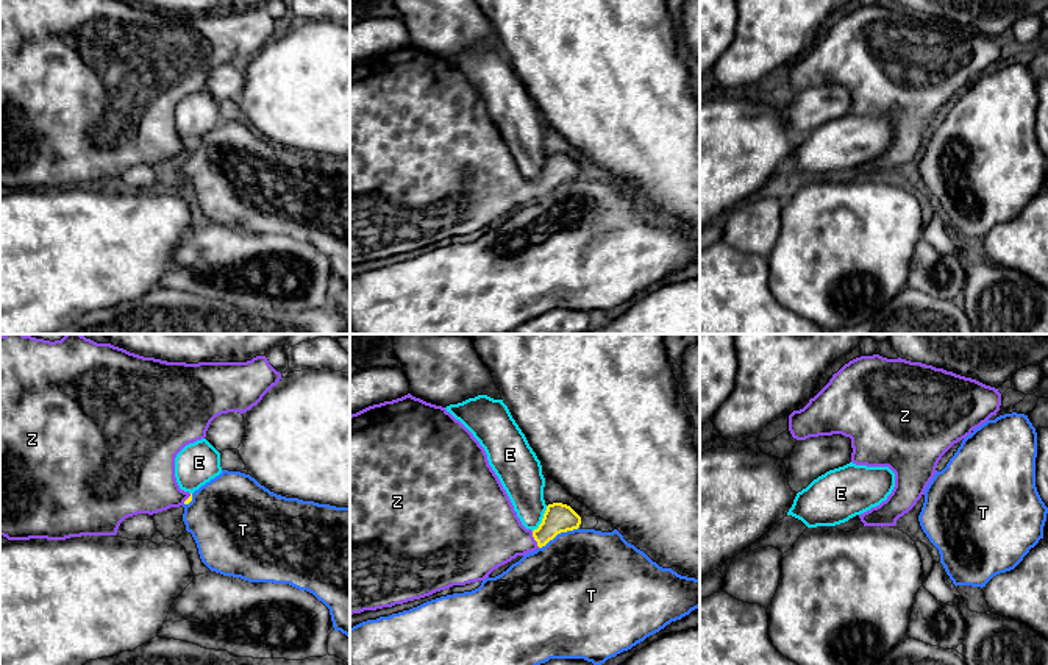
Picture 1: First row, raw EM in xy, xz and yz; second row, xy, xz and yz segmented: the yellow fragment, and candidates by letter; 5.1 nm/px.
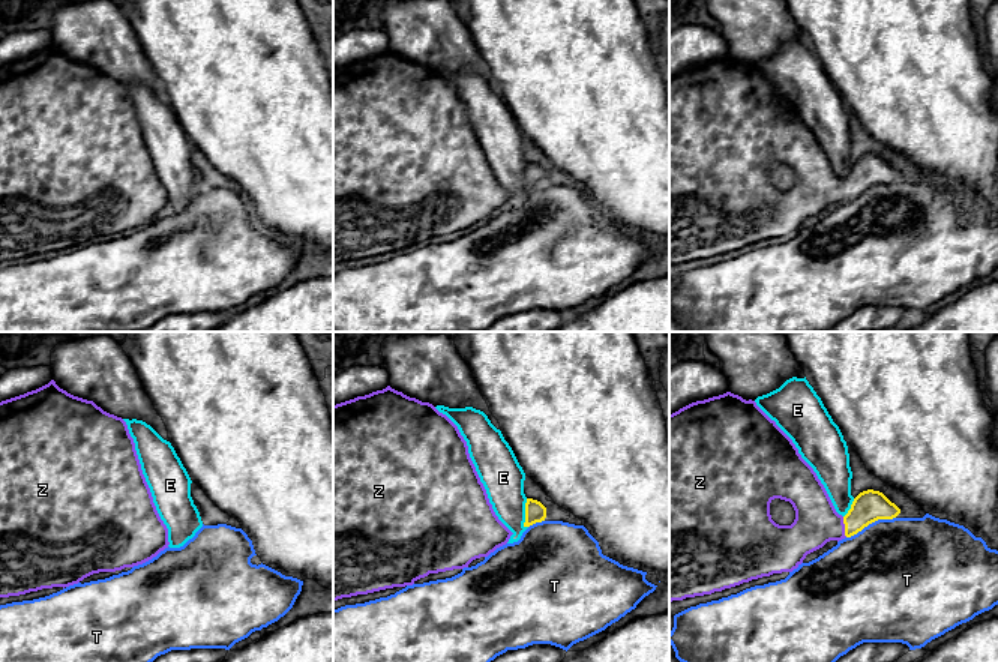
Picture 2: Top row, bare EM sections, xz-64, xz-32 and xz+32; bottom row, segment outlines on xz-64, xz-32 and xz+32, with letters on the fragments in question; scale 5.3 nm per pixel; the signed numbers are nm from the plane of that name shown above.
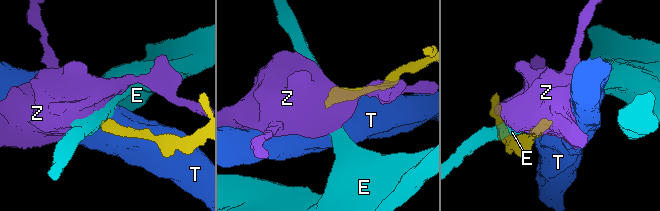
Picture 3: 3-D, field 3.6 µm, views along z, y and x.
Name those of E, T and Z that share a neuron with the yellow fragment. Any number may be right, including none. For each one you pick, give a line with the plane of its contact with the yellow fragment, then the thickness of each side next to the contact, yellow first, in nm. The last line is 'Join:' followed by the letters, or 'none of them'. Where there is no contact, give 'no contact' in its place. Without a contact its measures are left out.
Z: meets yellow in xz; 150 nm thick on the yellow side, 360 nm on the other
Join: Z

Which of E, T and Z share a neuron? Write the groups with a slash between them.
E / T / Z

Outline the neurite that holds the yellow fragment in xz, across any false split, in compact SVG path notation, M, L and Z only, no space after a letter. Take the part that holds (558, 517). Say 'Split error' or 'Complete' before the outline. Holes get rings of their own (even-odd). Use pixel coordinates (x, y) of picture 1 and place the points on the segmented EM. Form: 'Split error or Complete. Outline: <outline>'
Split error. Outline: M408 393L350 415L350 615L420 599L453 585L484 581L495 568L511 562L517 556L525 556L545 546L558 534L578 529L579 525L581 517L570 506L553 503L547 506L539 528L534 531L526 529L517 517L498 476L489 465L484 448L473 434L442 406L426 403Z

